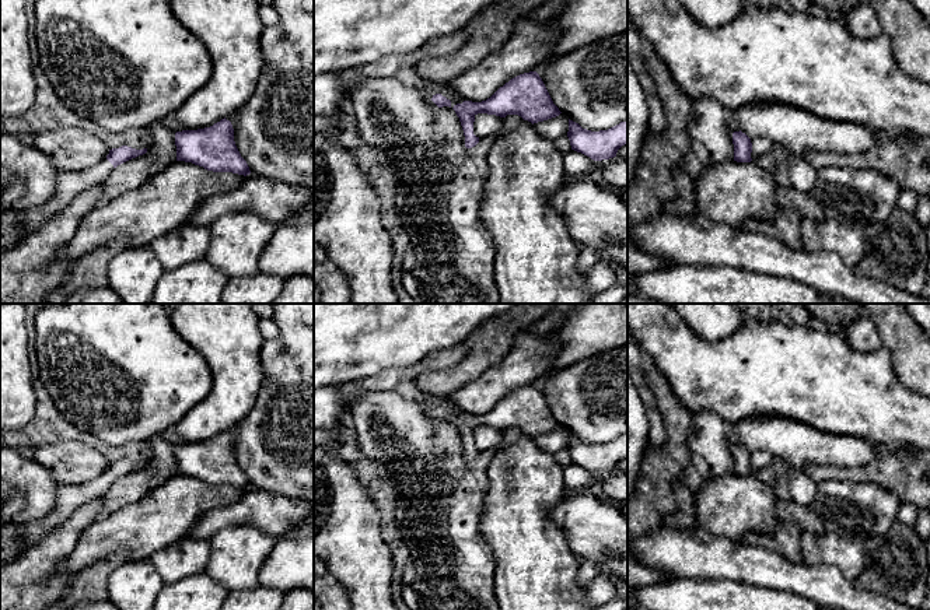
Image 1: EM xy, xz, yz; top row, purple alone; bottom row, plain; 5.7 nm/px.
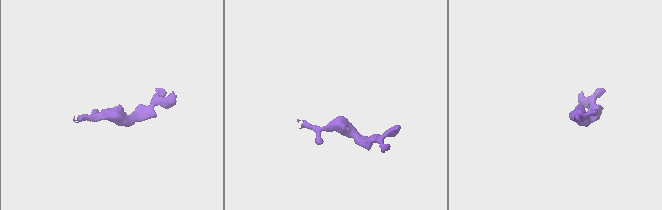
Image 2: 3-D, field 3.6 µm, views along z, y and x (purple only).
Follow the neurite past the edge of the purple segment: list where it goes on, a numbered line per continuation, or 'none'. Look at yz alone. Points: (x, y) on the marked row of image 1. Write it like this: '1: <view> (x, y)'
none

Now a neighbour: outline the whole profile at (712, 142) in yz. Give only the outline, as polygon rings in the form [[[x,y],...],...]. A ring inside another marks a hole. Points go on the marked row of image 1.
[[[713,98],[692,99],[690,150],[703,165],[734,159],[733,132],[727,126],[730,118],[730,112]]]

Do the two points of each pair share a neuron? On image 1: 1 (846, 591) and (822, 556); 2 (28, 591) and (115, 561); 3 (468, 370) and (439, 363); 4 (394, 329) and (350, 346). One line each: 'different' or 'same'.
1: different
2: different
3: different
4: same

